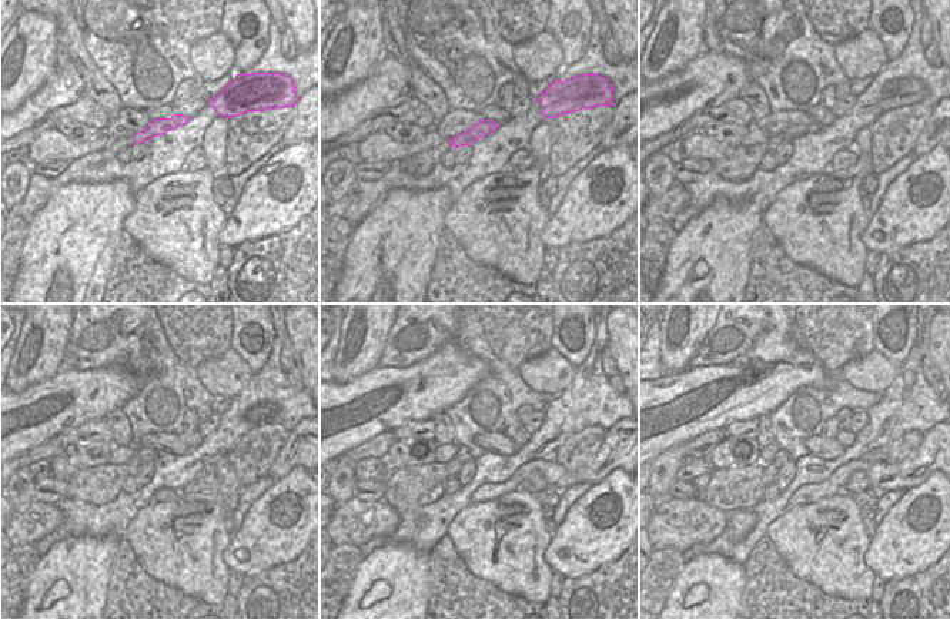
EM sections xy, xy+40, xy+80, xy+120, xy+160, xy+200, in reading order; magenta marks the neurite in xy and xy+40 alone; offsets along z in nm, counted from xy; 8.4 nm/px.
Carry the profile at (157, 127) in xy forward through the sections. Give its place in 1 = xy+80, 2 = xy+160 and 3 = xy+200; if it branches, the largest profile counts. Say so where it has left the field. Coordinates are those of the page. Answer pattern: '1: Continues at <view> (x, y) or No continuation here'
1: Continues at xy+80 (776, 141)
2: Continues at xy+160 (462, 455)
3: Continues at xy+200 (782, 457).

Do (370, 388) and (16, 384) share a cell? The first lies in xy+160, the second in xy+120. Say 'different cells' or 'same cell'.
different cells

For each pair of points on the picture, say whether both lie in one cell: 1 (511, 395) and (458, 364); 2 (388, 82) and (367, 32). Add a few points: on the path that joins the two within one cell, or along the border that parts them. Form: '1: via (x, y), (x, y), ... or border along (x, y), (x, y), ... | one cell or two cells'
1: border along (467, 351), (477, 355), (489, 372), (460, 400) | two cells
2: border along (387, 54), (365, 77), (355, 83) | two cells

